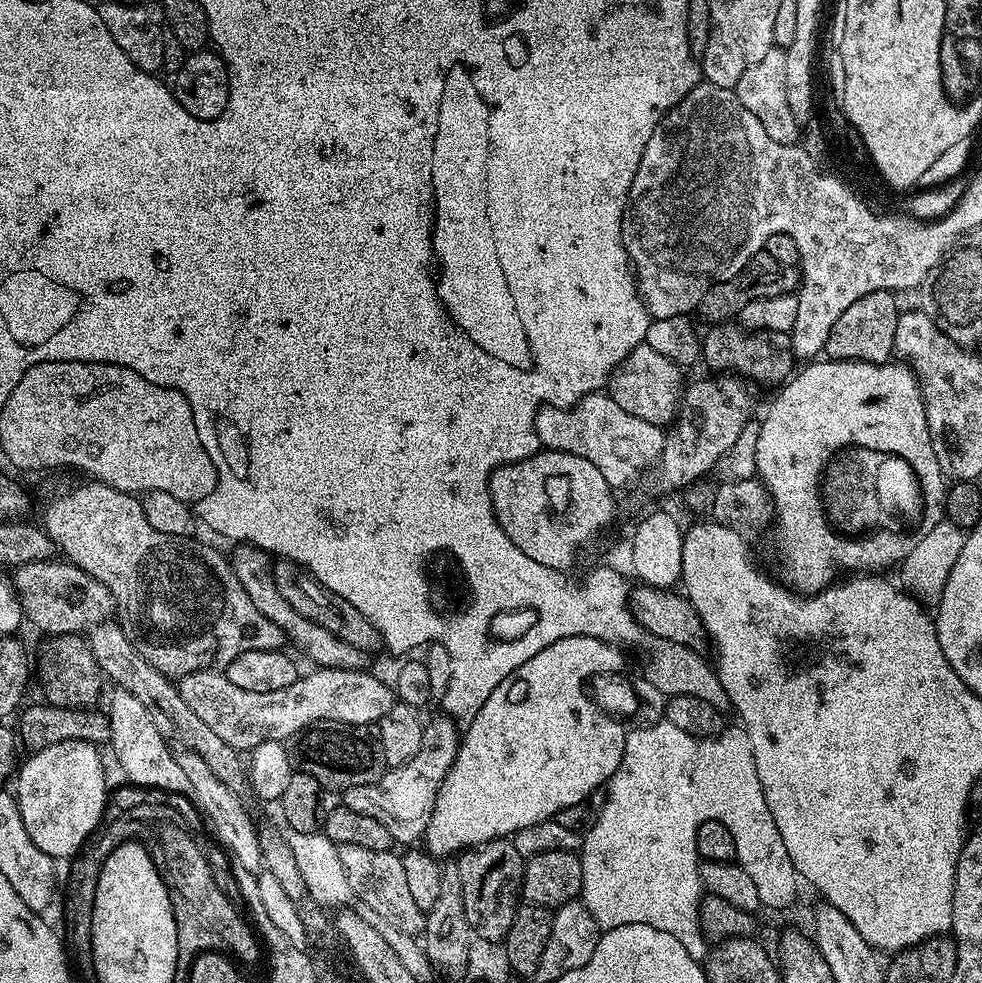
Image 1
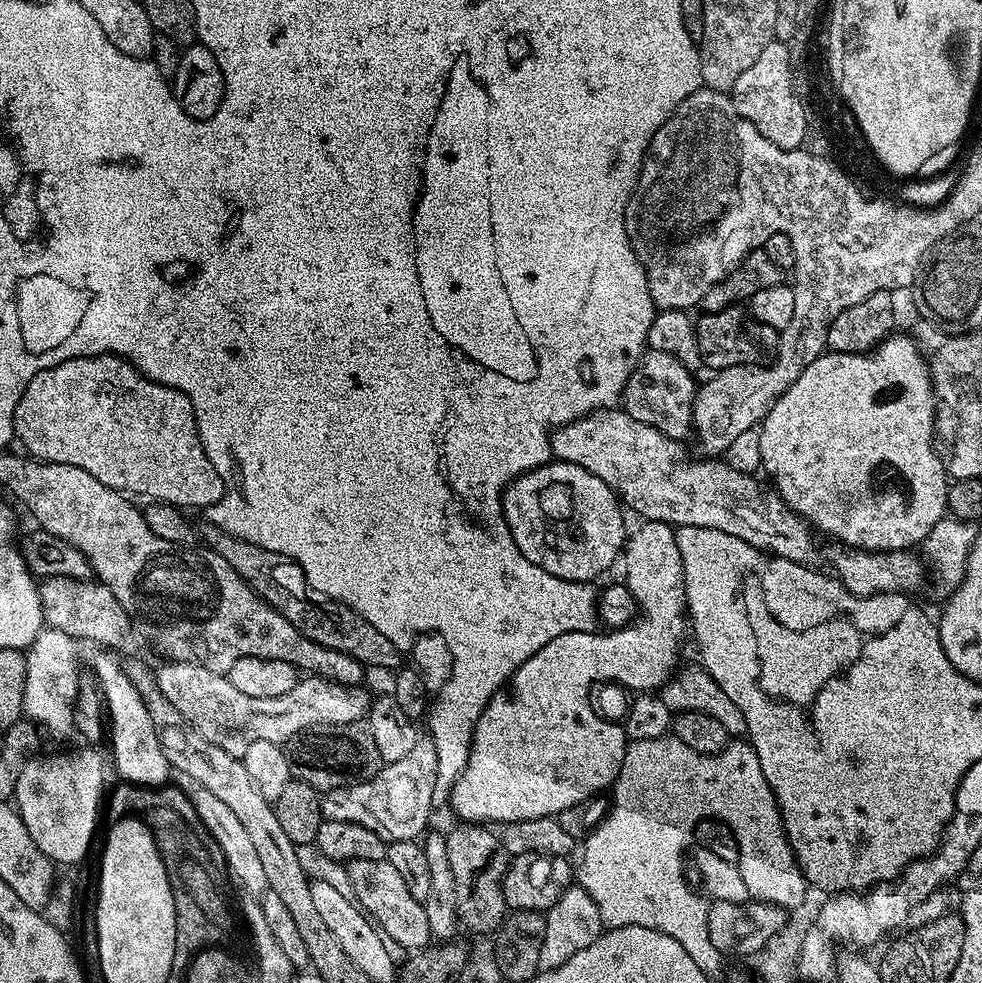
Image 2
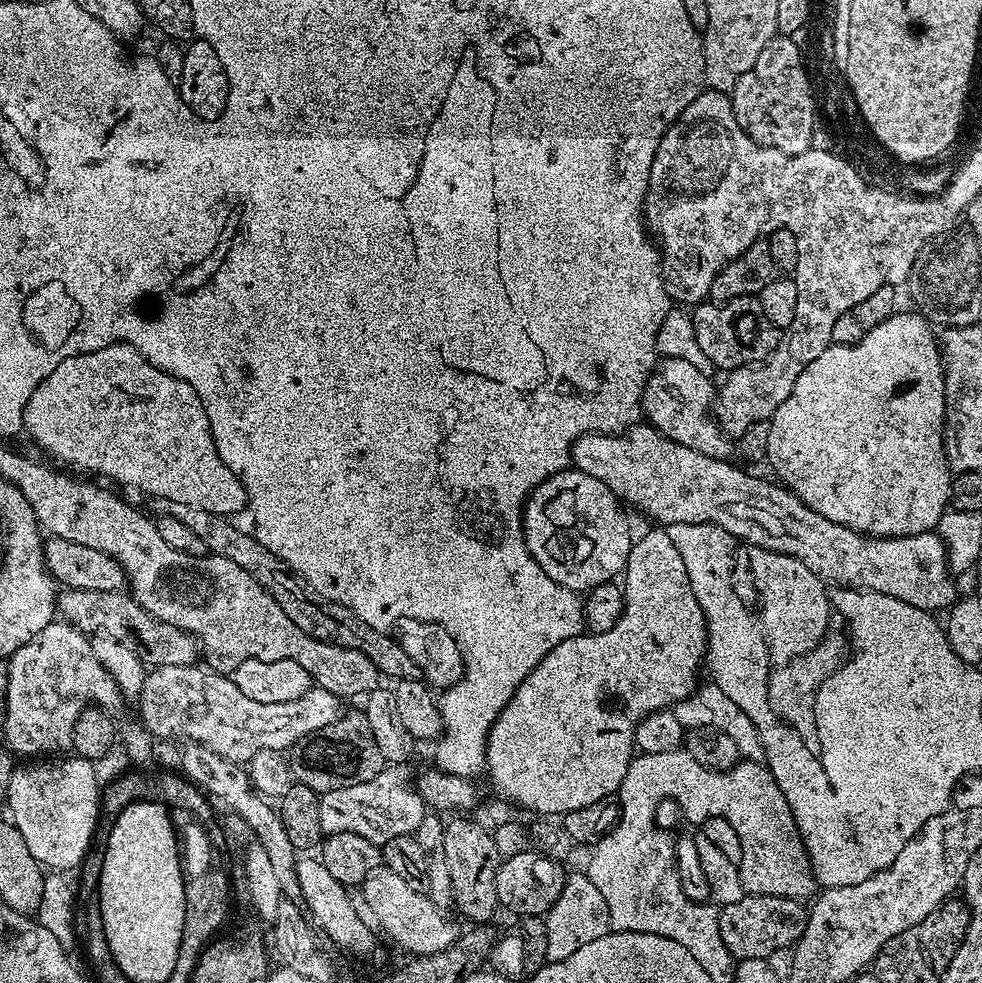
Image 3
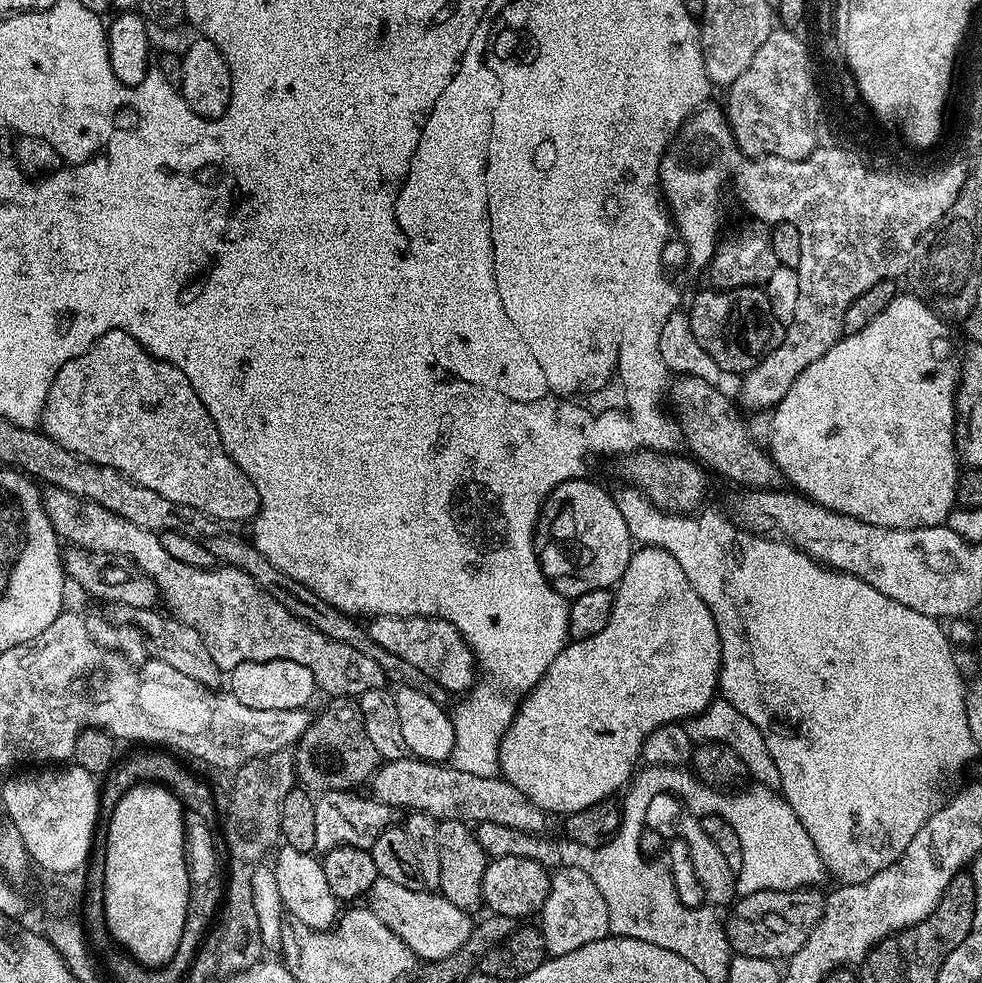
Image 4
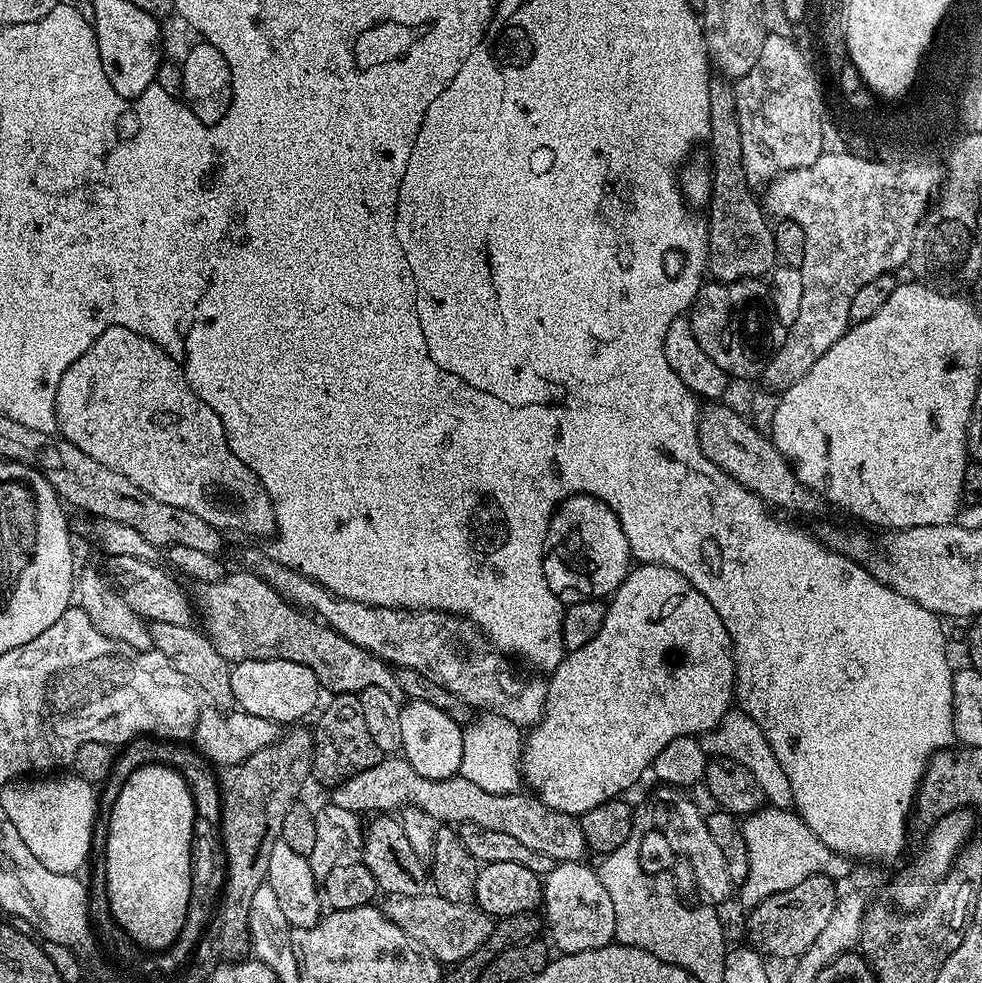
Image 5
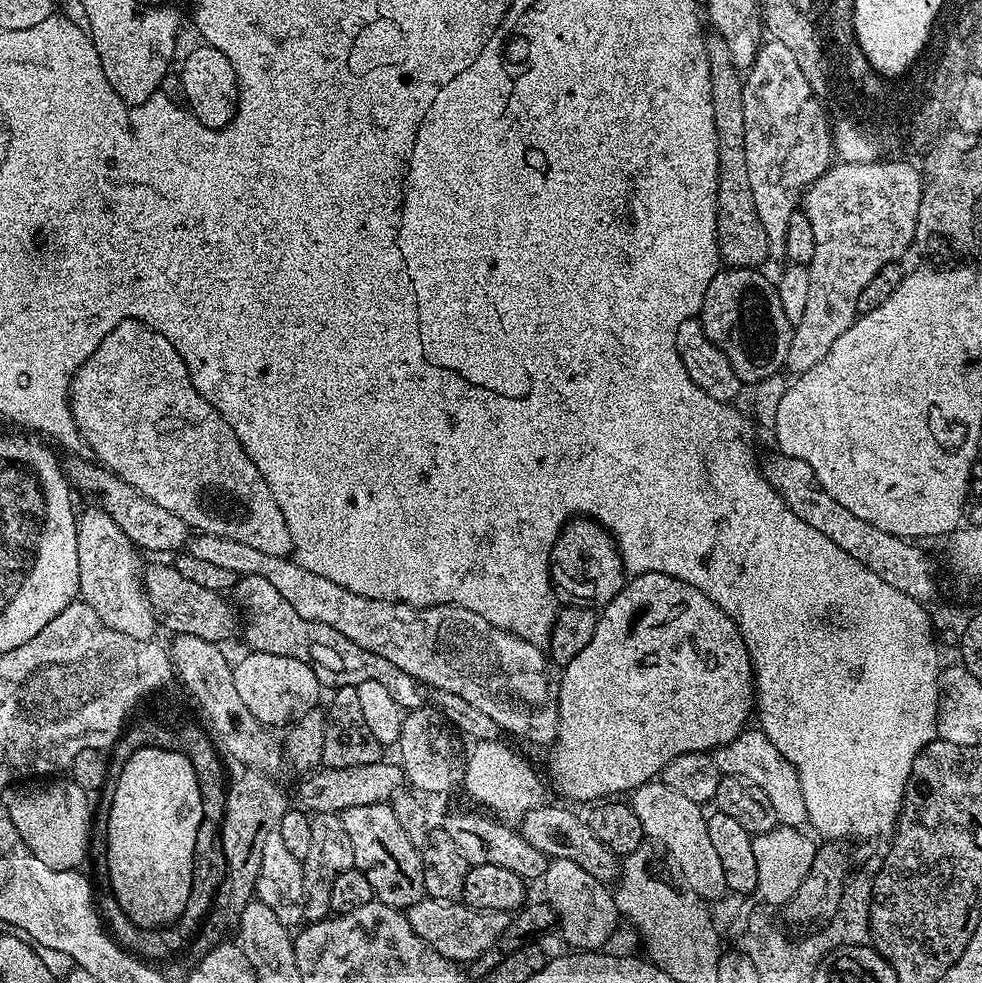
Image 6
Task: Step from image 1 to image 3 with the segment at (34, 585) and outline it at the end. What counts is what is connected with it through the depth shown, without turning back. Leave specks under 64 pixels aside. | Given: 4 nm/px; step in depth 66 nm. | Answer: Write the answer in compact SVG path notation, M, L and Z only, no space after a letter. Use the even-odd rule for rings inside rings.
M64 588L57 595L55 611L60 612L67 623L85 634L109 636L123 644L132 645L134 654L146 666L161 668L162 666L186 666L196 664L198 645L196 640L184 630L178 630L170 622L162 622L151 616L142 606L138 606L127 591L103 592L102 590L74 590Z

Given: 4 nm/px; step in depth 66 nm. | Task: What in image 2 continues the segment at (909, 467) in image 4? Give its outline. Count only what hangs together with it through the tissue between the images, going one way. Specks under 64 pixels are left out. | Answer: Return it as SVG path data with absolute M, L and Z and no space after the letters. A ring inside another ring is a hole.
M893 334L870 352L825 351L824 355L810 362L810 366L806 366L806 370L802 370L800 377L788 387L786 394L782 394L778 402L774 402L763 424L758 428L761 436L760 463L763 471L768 471L769 478L773 480L769 481L782 499L794 509L796 515L808 521L817 533L825 532L833 541L843 541L847 547L861 548L867 552L903 552L923 545L930 530L934 530L934 525L948 510L950 477L942 466L939 454L936 453L936 399L932 393L932 377L928 375L928 362L924 359L923 351L918 347L917 341L911 335L908 336ZM884 467L896 468L897 474L904 479L904 484L908 487L908 493L876 492L876 471Z

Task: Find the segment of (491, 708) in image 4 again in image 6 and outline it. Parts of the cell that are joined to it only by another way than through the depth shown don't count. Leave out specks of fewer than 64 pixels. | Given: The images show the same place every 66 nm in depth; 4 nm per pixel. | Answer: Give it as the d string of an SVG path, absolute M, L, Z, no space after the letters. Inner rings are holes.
M503 739L482 740L471 745L472 748L470 748L464 761L464 783L462 788L463 791L468 791L478 803L485 804L486 807L493 808L496 812L501 812L501 814L496 813L501 817L516 816L515 818L523 818L530 810L534 810L545 803L545 781L543 779L540 781L536 777L535 770L510 745L504 743L505 741Z

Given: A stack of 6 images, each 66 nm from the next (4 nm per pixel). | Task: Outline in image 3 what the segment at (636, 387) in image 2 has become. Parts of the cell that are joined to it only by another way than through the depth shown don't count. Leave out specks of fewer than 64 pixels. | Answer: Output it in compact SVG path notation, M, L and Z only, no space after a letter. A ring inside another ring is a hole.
M680 358L661 359L653 368L648 385L644 387L642 412L647 423L666 438L682 446L690 446L690 450L698 450L698 454L727 460L732 456L733 441L720 431L716 423L714 401L718 388L715 383L712 385L712 378L691 362L682 362Z

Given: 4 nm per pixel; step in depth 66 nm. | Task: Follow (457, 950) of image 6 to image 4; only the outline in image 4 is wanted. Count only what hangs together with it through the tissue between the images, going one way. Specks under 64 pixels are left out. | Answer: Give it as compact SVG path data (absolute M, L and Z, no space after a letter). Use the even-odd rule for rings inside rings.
M381 875L367 892L366 904L424 962L449 958L467 942L474 927L473 917L458 910L458 906L454 906L454 902L444 896L432 890L402 886Z

